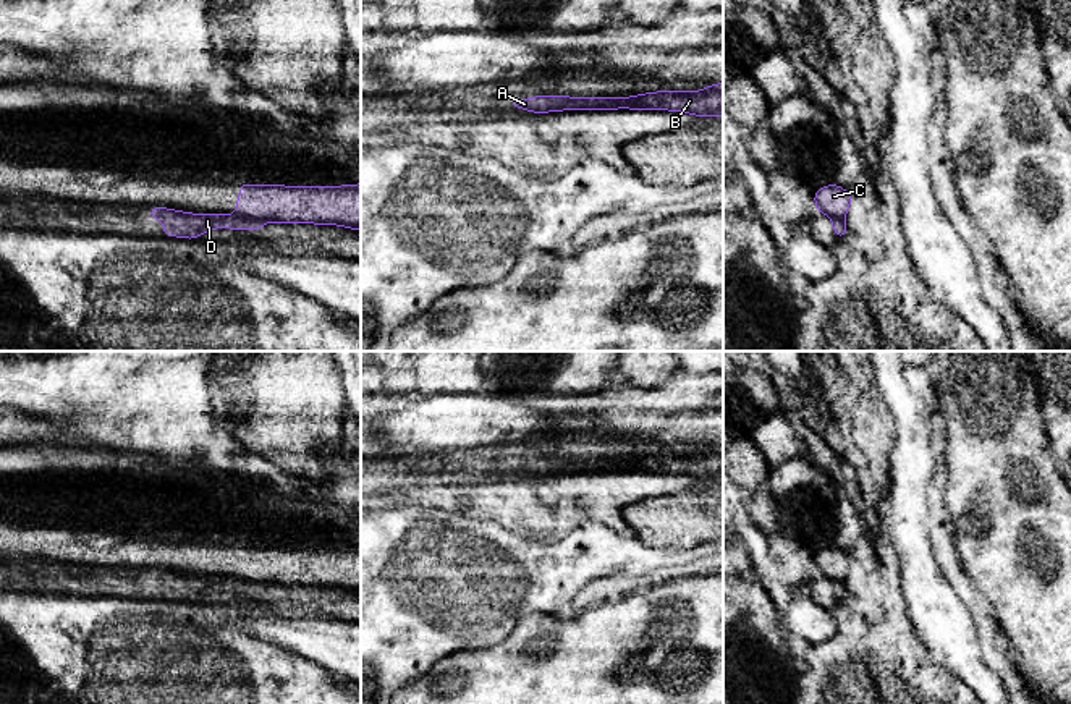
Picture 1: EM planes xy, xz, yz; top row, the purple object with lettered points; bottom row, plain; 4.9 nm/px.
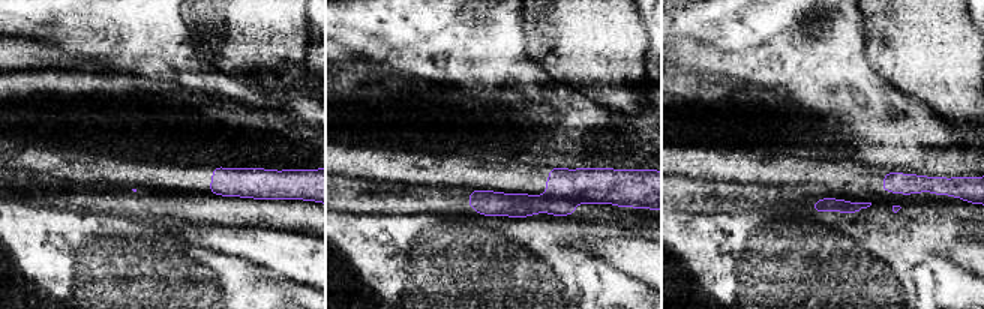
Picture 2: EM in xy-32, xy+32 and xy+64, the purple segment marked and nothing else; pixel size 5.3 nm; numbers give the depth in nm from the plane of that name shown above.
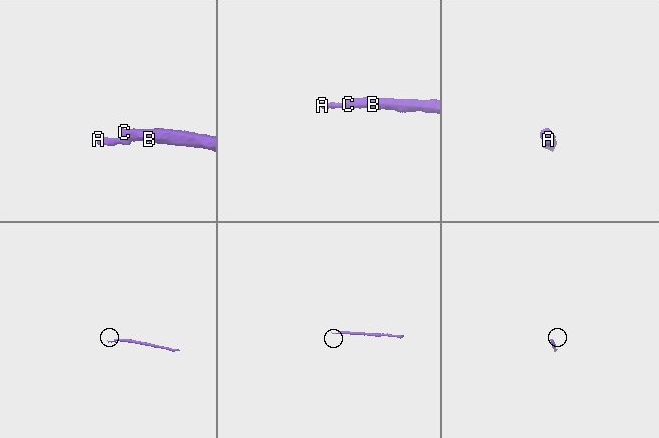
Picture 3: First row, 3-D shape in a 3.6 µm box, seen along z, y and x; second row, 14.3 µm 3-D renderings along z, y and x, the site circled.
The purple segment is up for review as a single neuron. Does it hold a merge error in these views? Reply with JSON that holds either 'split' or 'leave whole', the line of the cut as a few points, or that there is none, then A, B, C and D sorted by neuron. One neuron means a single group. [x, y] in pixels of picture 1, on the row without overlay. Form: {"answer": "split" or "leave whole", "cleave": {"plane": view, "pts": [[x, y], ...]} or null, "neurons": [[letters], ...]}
{"answer": "split", "cleave": {"plane": "xy", "pts": [[237, 576], [246, 581], [266, 583]]}, "neurons": [["A", "D"], ["B", "C"]]}

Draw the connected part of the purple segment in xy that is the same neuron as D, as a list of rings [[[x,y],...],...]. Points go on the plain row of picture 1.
[[[152,570],[146,573],[152,581],[163,586],[163,599],[178,599],[197,602],[199,597],[209,596],[218,589],[231,592],[259,592],[265,583],[251,583],[226,576],[189,576],[167,570]]]

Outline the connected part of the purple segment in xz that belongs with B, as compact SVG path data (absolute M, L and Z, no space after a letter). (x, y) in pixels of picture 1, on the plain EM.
M723 445L710 447L702 453L658 453L633 460L612 460L618 471L670 473L696 479L723 479Z

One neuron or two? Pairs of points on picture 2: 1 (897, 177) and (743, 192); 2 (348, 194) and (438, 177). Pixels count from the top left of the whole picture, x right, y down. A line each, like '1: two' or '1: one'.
1: two
2: two

